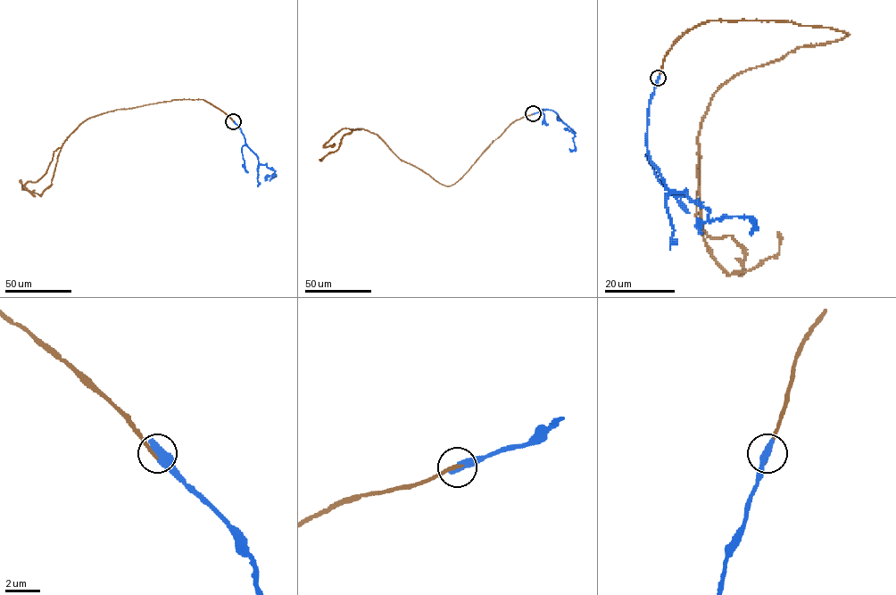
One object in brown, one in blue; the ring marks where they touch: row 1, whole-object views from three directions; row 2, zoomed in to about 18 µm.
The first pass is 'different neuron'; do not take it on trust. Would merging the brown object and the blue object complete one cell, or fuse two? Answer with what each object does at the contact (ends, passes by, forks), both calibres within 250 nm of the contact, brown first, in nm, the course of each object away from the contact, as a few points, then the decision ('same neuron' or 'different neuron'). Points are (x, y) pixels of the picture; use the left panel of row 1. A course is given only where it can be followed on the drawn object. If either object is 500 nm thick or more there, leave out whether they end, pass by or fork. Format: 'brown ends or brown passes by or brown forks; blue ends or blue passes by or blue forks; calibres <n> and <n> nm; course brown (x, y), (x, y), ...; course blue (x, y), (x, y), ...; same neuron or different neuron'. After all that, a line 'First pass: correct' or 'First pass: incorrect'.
calibres 240 and 550 nm; course brown (233, 121), (203, 99), (108, 111), (83, 121), (67, 138), (51, 185), (40, 195), (23, 189), (20, 179); course blue (233, 121), (259, 163), (274, 170), (276, 175), (269, 181); same neuron
First pass: incorrect

